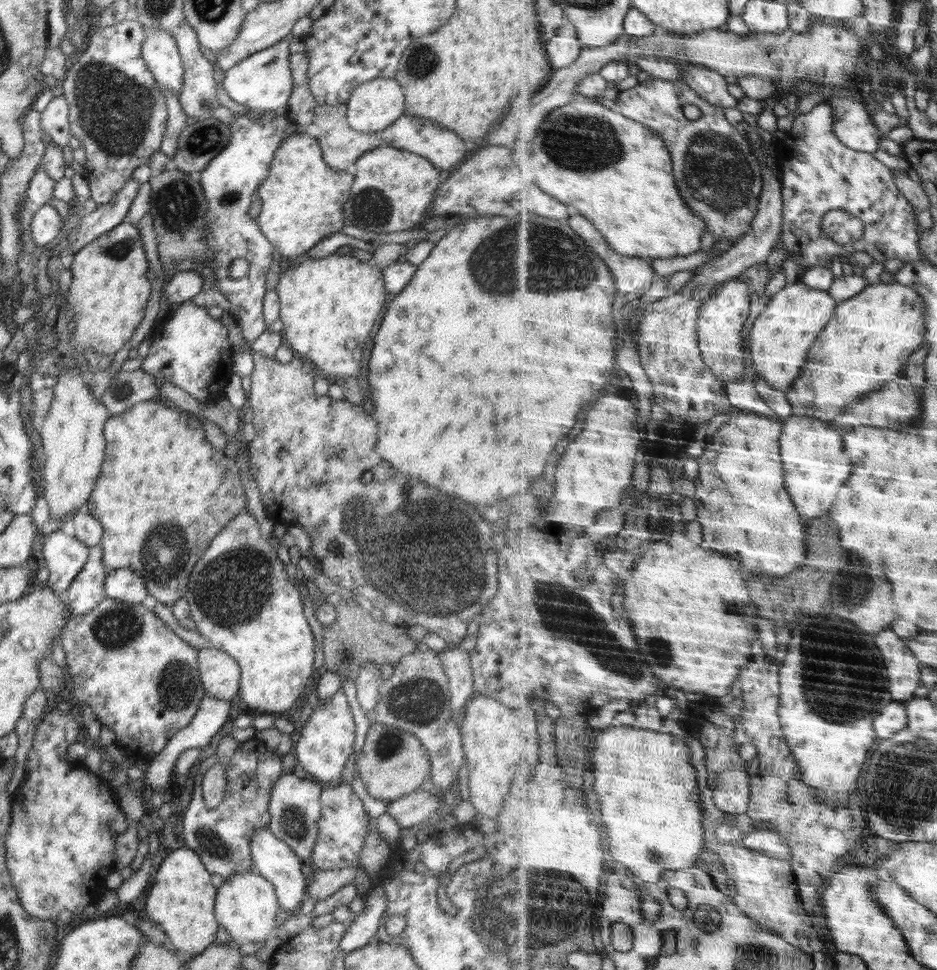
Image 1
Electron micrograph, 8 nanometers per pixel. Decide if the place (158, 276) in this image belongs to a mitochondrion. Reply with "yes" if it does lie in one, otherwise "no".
no

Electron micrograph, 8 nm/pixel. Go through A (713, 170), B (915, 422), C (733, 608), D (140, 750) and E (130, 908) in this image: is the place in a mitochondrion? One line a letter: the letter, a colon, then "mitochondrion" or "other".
A: mitochondrion
B: other
C: mitochondrion
D: other
E: other

